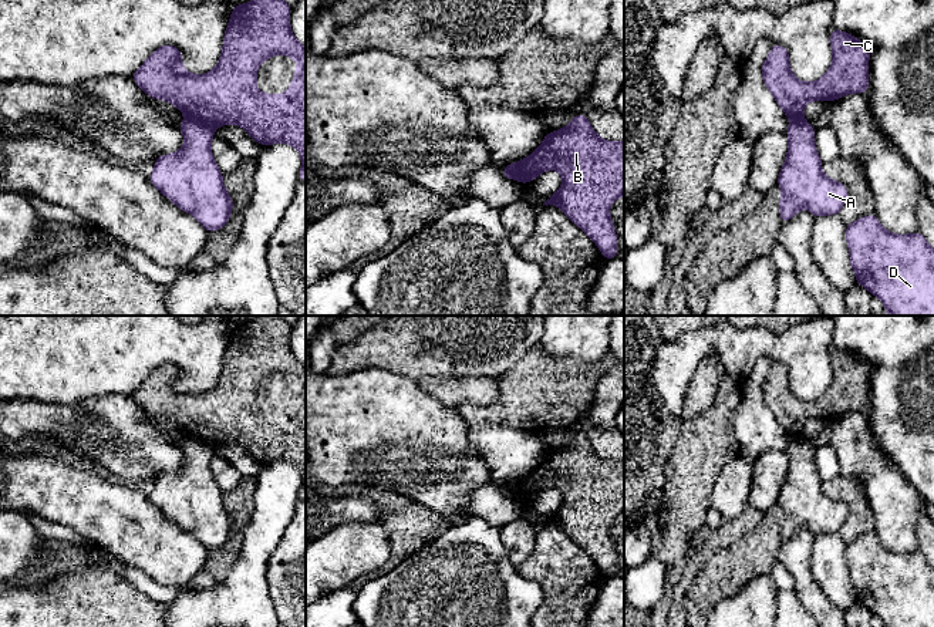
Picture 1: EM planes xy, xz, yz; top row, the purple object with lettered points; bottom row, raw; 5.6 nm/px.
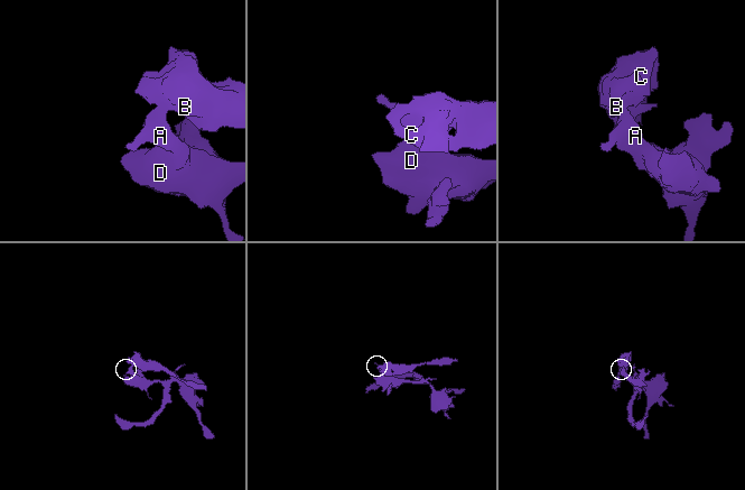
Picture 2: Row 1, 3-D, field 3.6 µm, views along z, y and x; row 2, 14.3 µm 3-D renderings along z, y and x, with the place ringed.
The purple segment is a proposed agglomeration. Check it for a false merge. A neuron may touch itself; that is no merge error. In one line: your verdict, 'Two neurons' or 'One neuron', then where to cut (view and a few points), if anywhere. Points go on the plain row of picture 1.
Two neurons. Split along xy (186, 435), (201, 440), (212, 448)

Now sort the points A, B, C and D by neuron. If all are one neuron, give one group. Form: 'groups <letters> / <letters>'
groups A D / B C

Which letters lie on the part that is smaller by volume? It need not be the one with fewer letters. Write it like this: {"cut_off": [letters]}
{"cut_off": ["B", "C"]}

